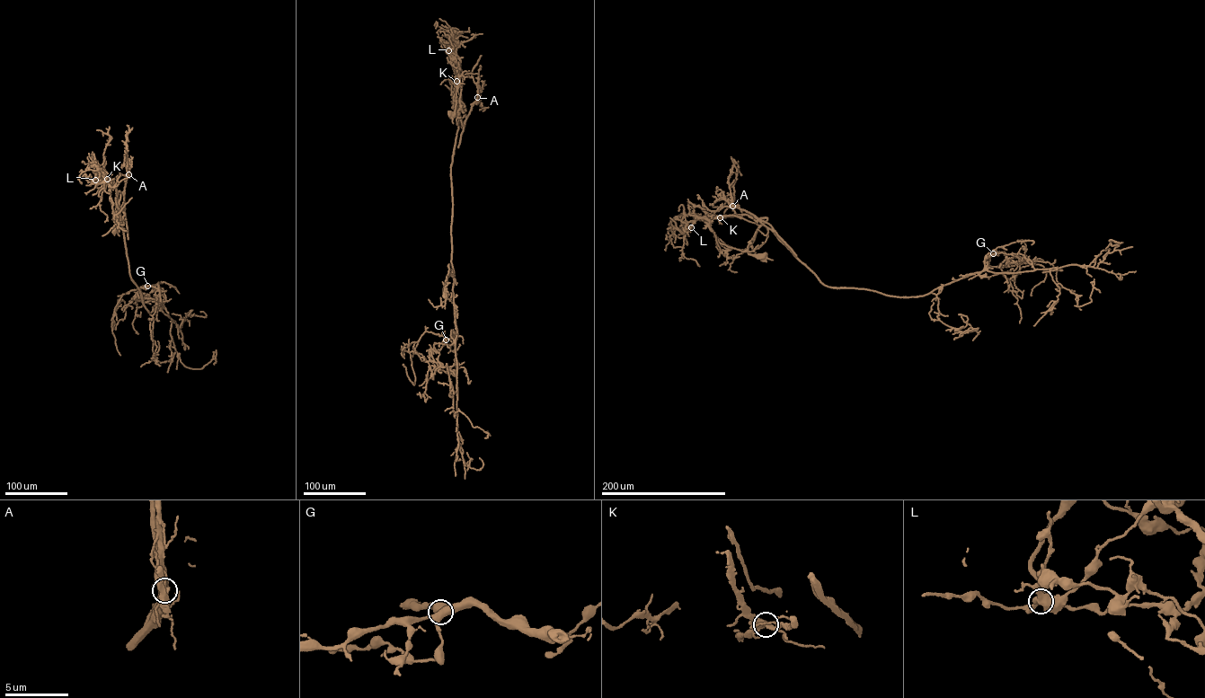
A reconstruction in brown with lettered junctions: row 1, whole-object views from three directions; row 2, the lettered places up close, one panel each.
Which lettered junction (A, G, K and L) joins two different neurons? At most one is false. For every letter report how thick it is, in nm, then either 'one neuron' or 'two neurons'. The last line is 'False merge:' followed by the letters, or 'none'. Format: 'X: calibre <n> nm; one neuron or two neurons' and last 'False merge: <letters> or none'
A: calibre 440 nm; one neuron
G: calibre 420 nm; one neuron
K: calibre 420 nm; one neuron
L: calibre 400 nm; one neuron
False merge: none

